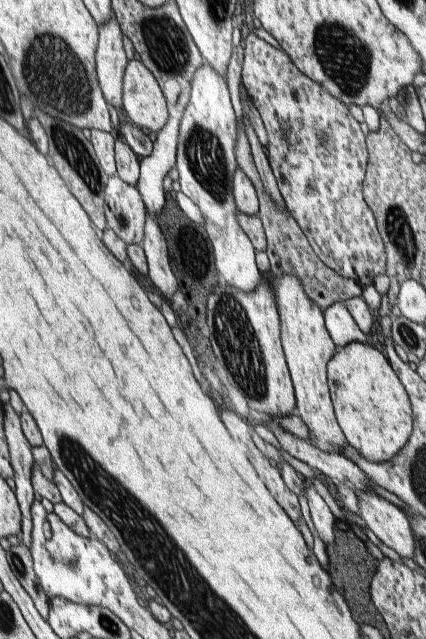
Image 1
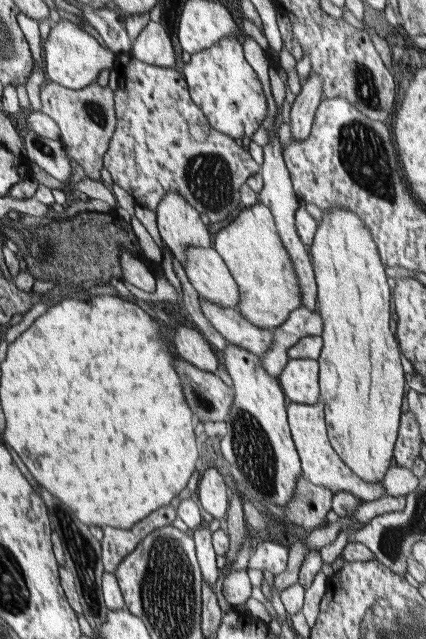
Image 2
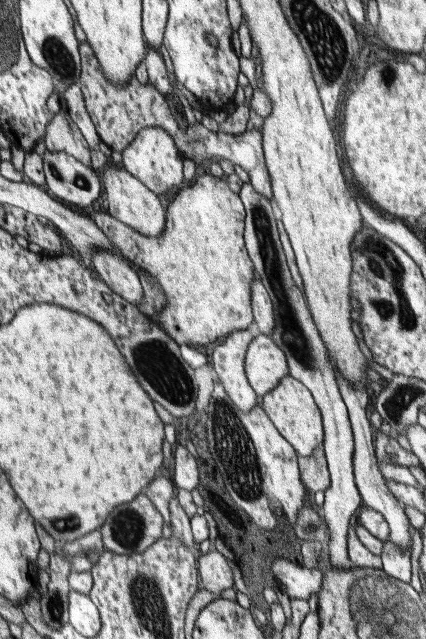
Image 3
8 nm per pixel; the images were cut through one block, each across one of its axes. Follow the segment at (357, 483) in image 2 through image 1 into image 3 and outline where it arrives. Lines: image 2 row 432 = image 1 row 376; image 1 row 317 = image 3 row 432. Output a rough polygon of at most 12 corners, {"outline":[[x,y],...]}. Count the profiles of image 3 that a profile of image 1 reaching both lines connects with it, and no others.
{"outline":[[289,374],[259,406],[279,434],[311,456],[323,444],[313,394]]}

